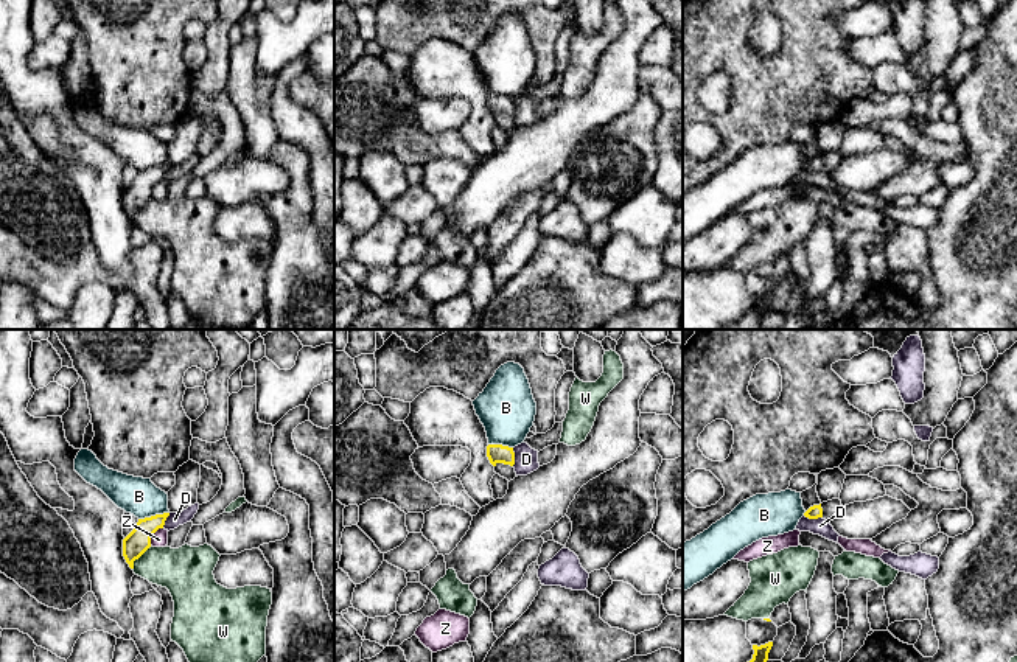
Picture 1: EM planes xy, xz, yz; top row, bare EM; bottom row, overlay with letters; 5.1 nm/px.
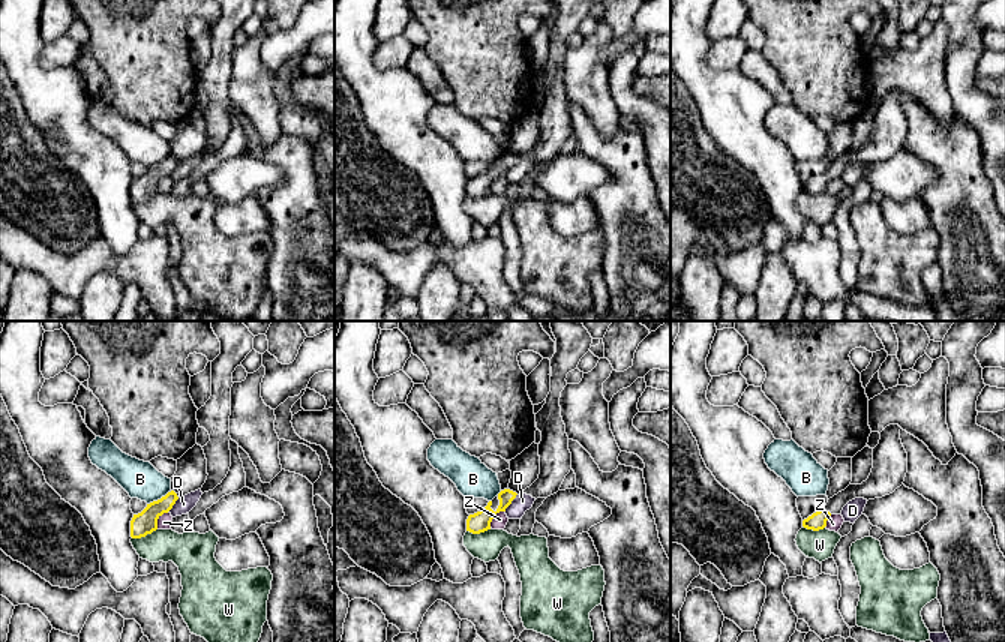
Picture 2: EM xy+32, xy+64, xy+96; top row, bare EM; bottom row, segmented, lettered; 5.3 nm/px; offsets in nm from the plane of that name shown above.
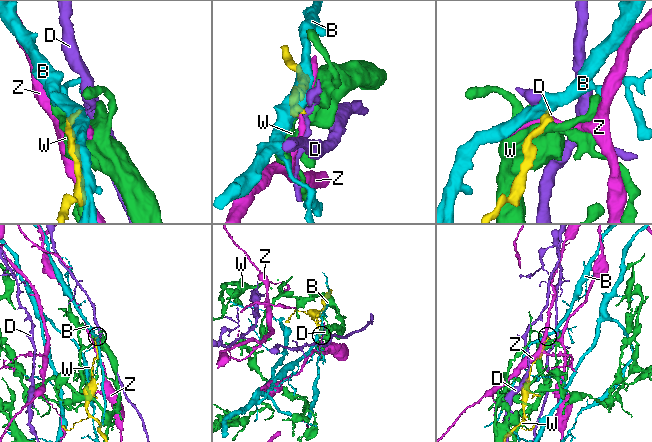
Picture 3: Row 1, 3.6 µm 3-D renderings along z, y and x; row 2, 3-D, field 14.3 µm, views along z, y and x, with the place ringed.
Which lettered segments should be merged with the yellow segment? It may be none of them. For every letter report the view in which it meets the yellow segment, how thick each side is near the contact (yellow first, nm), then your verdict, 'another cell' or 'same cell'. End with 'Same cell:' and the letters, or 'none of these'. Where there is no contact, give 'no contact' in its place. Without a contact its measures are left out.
B: xy | 120/200 nm | another cell
D: xz | 100/130 nm | another cell
W: xy | 120/240 nm | another cell
Z: xy | 120/80 nm | another cell
Same cell: none of these

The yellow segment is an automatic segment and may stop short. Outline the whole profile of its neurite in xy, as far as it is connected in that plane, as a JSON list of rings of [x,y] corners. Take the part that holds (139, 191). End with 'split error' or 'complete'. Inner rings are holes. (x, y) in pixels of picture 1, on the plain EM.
[[[163,165],[138,171],[135,180],[123,191],[123,208],[131,221],[134,221],[134,213],[151,199],[152,186],[163,180],[168,168],[170,165]]]; complete

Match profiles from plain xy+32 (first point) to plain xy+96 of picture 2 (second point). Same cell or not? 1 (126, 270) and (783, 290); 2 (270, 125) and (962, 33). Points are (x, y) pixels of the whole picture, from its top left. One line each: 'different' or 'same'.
1: different
2: different

